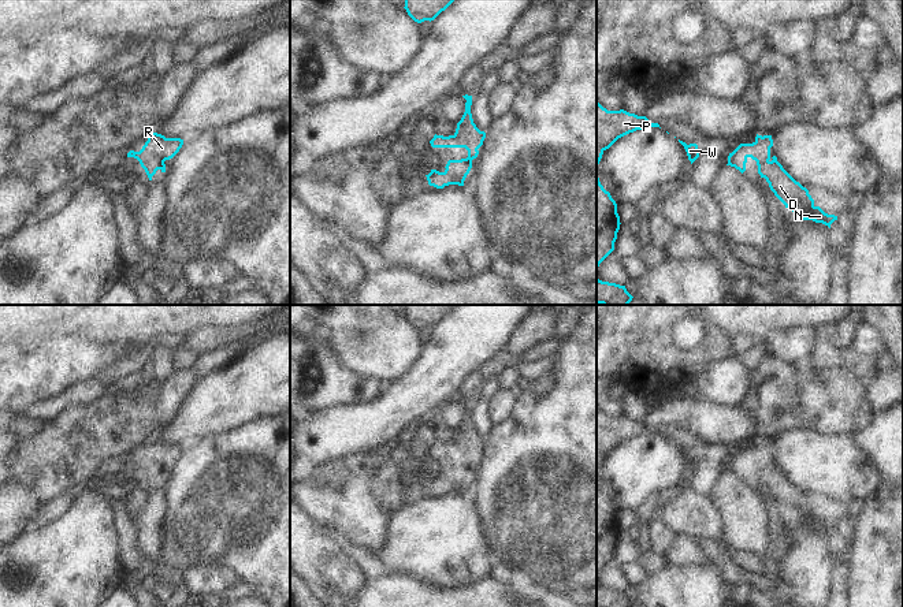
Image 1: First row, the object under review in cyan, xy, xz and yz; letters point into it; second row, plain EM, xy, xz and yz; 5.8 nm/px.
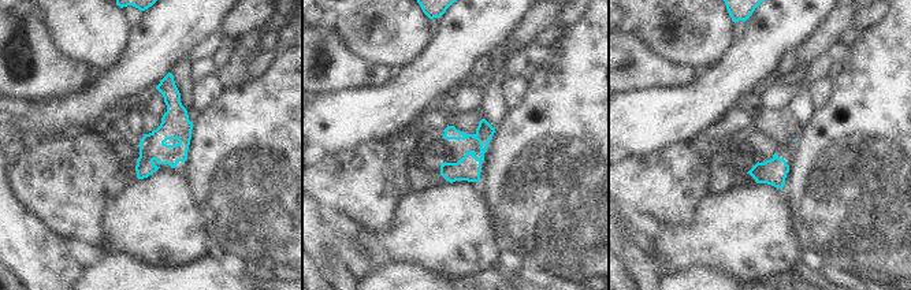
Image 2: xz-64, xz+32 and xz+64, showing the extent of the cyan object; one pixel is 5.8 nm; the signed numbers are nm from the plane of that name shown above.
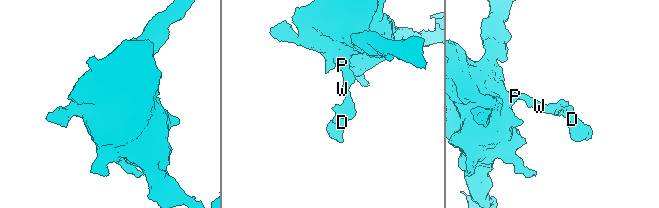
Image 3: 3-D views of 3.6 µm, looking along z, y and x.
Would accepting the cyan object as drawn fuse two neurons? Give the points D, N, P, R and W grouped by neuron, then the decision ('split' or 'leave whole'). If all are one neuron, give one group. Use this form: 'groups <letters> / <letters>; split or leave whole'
groups D N P R W; leave whole

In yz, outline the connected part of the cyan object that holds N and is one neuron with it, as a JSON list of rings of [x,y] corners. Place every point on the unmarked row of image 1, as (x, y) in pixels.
[[[758,442],[752,450],[740,450],[728,462],[728,470],[742,480],[746,477],[747,465],[757,468],[758,480],[769,489],[774,502],[799,522],[802,526],[813,526],[822,529],[830,535],[837,522],[825,520],[820,513],[814,511],[814,506],[809,496],[796,488],[777,468],[776,462],[770,462],[773,453],[772,442]]]

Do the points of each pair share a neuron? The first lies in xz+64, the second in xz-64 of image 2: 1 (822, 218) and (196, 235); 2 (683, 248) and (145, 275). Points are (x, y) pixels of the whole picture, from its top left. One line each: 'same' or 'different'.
1: different
2: different

